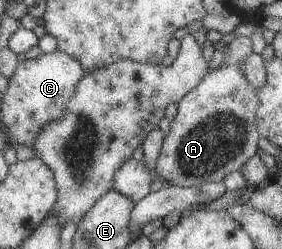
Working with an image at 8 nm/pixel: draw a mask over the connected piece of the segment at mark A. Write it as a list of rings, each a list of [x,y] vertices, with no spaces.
[[[237,36],[227,44],[225,61],[217,69],[207,70],[201,83],[194,87],[179,101],[175,119],[171,121],[170,130],[163,139],[163,145],[153,171],[161,175],[169,184],[179,187],[200,186],[205,182],[221,182],[232,171],[241,169],[253,155],[257,154],[257,142],[260,138],[255,117],[258,113],[259,98],[255,88],[245,79],[241,65],[243,59],[252,52],[252,38]]]

